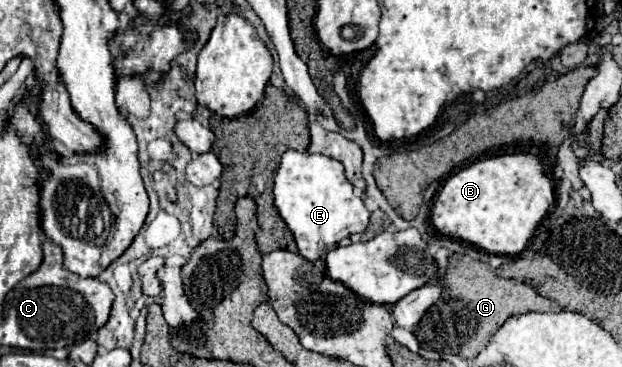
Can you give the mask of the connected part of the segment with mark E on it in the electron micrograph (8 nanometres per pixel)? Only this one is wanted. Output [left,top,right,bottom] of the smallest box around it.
[274,150,370,260]

